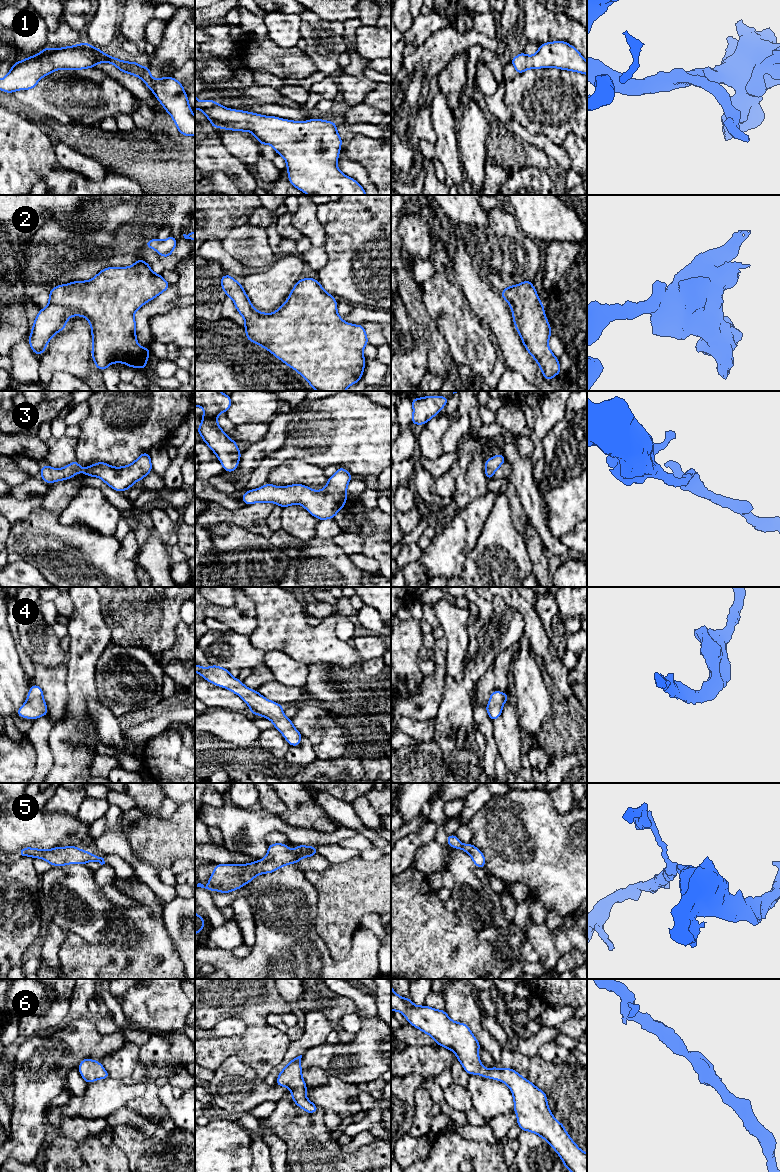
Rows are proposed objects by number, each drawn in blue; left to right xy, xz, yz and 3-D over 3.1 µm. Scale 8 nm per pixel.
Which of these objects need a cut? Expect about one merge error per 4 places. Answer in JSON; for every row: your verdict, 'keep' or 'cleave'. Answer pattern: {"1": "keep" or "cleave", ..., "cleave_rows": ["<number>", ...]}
{"1": "keep", "2": "keep", "3": "keep", "4": "keep", "5": "keep", "6": "keep", "cleave_rows": []}

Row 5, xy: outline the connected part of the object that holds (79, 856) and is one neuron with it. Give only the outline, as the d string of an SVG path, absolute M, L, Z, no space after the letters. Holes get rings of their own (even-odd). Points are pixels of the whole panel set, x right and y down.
M76 846L56 847L49 850L25 847L19 851L19 856L30 856L40 858L52 866L64 866L69 864L87 864L90 861L105 864L104 858L91 854L88 851L81 850Z

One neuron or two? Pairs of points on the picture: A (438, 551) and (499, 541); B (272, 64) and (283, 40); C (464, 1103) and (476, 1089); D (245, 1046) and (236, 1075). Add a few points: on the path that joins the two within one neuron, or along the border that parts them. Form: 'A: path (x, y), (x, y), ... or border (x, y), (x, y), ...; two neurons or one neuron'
A: border (484, 523), (475, 546), (465, 556), (462, 565); two neurons
B: border (267, 37), (281, 47), (295, 47); two neurons
C: border (466, 1087), (473, 1107); two neurons
D: border (219, 1066), (229, 1057), (238, 1056), (258, 1075); two neurons

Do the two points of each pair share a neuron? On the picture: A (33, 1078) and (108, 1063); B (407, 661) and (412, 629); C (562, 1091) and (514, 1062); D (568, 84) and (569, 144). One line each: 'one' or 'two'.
A: two
B: one
C: one
D: two

